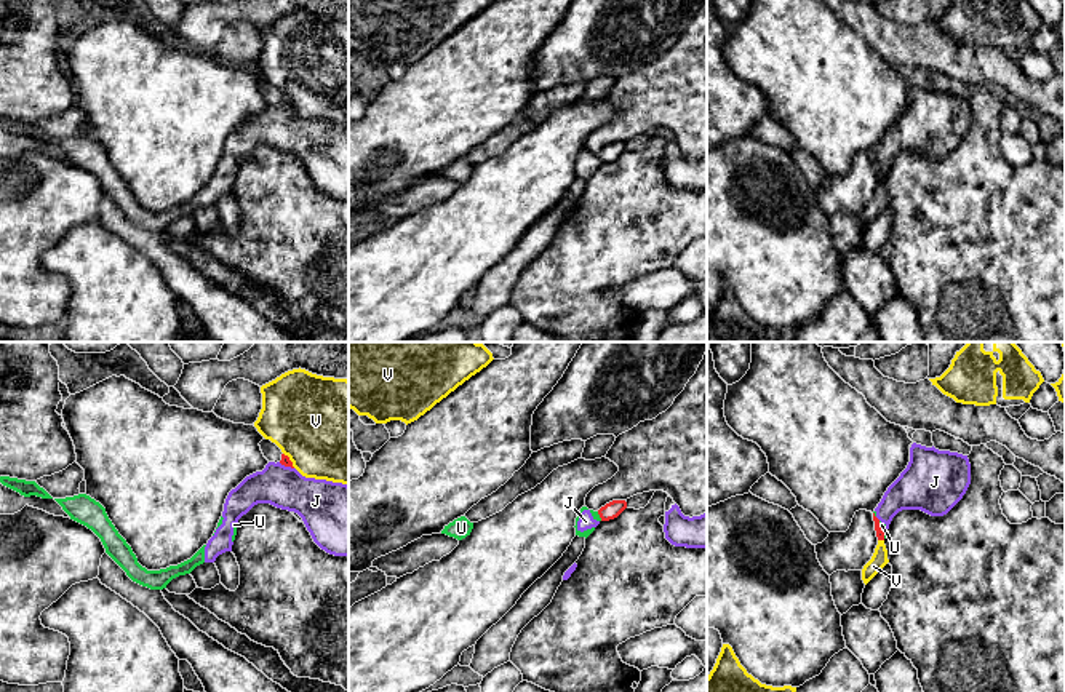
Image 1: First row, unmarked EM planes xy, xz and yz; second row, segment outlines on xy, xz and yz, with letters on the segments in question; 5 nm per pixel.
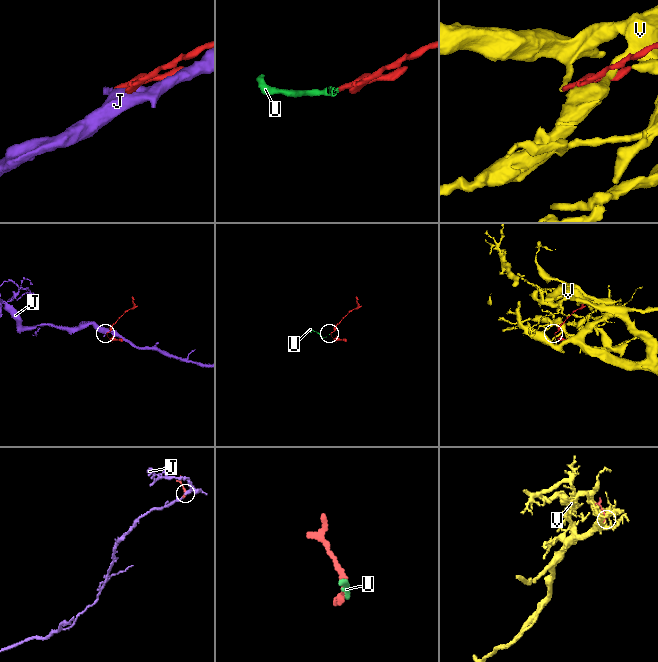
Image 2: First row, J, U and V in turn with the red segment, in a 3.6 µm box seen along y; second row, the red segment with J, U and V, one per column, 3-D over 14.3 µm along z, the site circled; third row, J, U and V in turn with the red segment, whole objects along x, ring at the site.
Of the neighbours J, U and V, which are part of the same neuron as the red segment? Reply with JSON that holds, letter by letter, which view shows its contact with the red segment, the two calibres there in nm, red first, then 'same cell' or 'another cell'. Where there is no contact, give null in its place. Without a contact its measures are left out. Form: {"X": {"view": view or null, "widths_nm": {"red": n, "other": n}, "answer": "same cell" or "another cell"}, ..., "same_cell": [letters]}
{"J": {"view": "xy", "widths_nm": {"red": 50, "other": 240}, "answer": "another cell"}, "U": {"view": "yz", "widths_nm": {"red": 50, "other": 30}, "answer": "another cell"}, "V": {"view": "xy", "widths_nm": {"red": 50, "other": 500}, "answer": "another cell"}, "same_cell": []}

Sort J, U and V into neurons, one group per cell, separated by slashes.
J U / V

